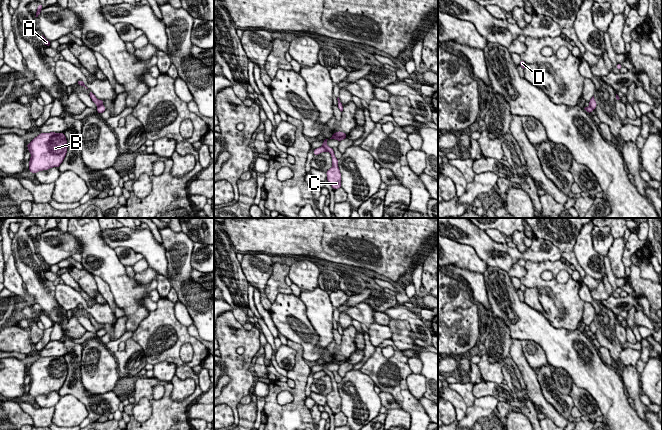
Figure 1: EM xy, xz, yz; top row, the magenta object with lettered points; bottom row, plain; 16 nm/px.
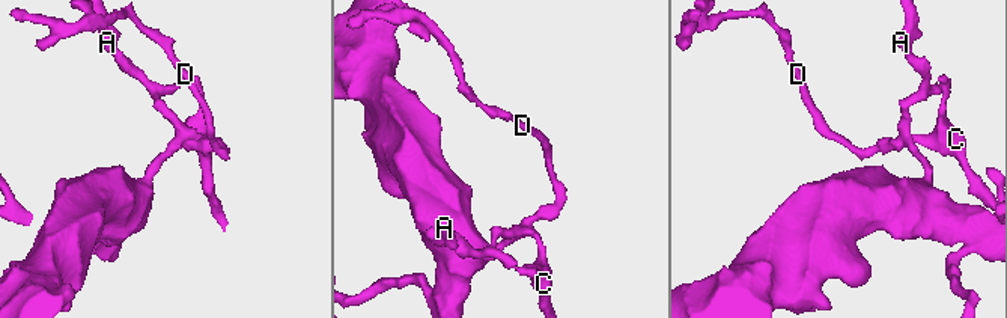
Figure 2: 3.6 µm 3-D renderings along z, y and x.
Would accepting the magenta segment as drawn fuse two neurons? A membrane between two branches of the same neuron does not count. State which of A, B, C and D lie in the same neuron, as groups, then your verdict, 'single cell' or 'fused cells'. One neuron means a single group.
A B / C D | fused cells

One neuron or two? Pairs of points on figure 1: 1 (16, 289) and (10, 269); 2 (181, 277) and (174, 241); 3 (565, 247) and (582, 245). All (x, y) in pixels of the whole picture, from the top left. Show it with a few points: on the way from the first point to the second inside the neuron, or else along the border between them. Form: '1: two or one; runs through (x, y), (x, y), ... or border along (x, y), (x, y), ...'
1: one; runs through (14, 284), (11, 274)
2: one; runs through (179, 268), (178, 250)
3: two; border along (581, 228), (576, 238), (574, 255), (582, 268)

